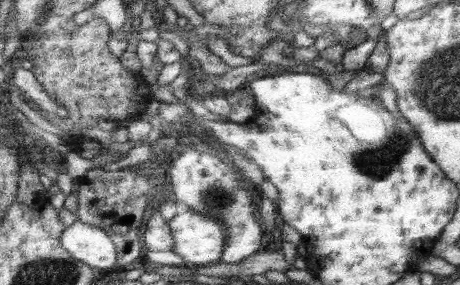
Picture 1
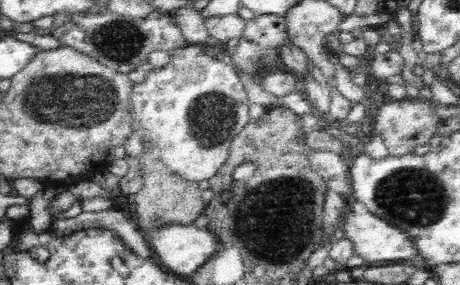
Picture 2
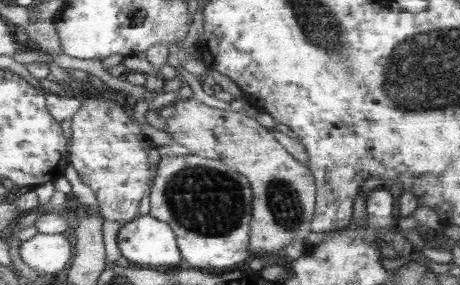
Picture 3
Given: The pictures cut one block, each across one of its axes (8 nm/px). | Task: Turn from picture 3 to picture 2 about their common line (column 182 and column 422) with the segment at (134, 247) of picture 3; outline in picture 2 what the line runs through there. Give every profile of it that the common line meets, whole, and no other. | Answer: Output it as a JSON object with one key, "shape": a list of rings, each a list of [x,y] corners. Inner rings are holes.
{"shape":[[[346,212],[346,224],[344,224],[344,234],[348,234],[356,242],[356,254],[366,260],[366,264],[376,264],[376,262],[386,262],[390,264],[392,260],[426,260],[424,252],[418,248],[418,238],[410,234],[406,228],[400,228],[394,222],[388,222],[376,214],[356,214],[356,212]]]}

